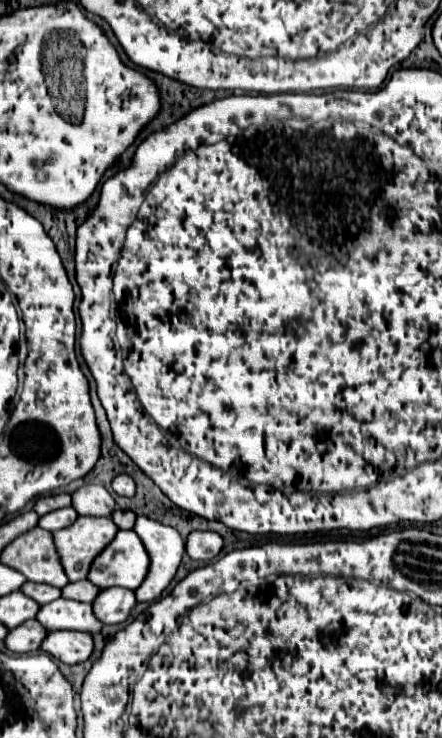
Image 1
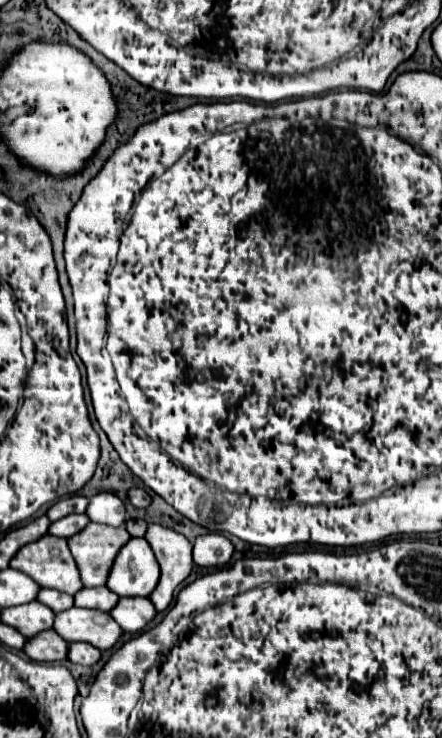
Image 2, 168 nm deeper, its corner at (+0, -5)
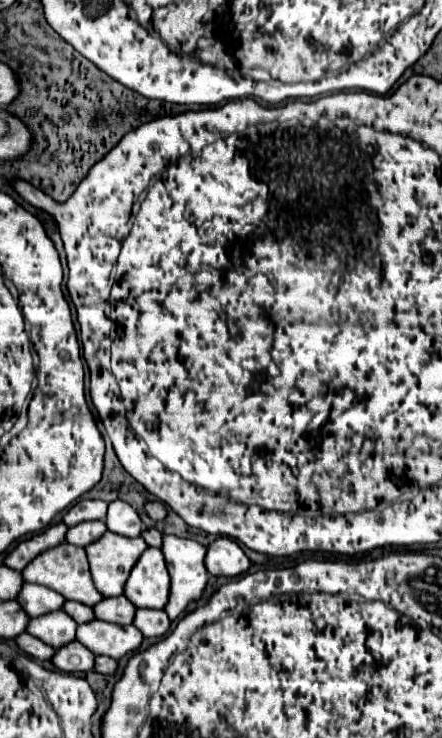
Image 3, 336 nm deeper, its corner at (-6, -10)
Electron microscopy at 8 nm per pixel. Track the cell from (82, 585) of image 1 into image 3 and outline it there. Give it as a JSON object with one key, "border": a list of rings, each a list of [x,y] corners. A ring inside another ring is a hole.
{"border":[[[109,596],[93,606],[93,612],[99,620],[107,620],[107,622],[121,624],[121,626],[133,622],[135,610],[137,608],[125,596]]]}

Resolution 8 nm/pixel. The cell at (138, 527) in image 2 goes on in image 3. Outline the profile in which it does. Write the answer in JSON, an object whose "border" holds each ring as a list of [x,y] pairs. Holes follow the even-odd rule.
{"border":[[[145,528],[143,532],[141,532],[141,538],[147,542],[147,546],[155,546],[155,548],[159,548],[161,546],[161,532],[157,530],[157,528]]]}

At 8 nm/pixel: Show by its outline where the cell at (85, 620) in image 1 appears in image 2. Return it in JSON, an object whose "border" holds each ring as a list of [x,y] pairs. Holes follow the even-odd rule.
{"border":[[[71,607],[69,611],[57,613],[53,629],[67,643],[85,641],[101,651],[111,649],[123,635],[123,629],[115,623],[115,619],[111,619],[109,613],[81,607]]]}

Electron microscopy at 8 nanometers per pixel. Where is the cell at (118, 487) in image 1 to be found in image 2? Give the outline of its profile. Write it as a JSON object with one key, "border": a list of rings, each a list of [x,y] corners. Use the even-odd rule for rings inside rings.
{"border":[[[135,487],[135,489],[129,491],[129,501],[131,501],[133,507],[147,507],[151,503],[151,497],[149,497],[149,493],[145,489]]]}

